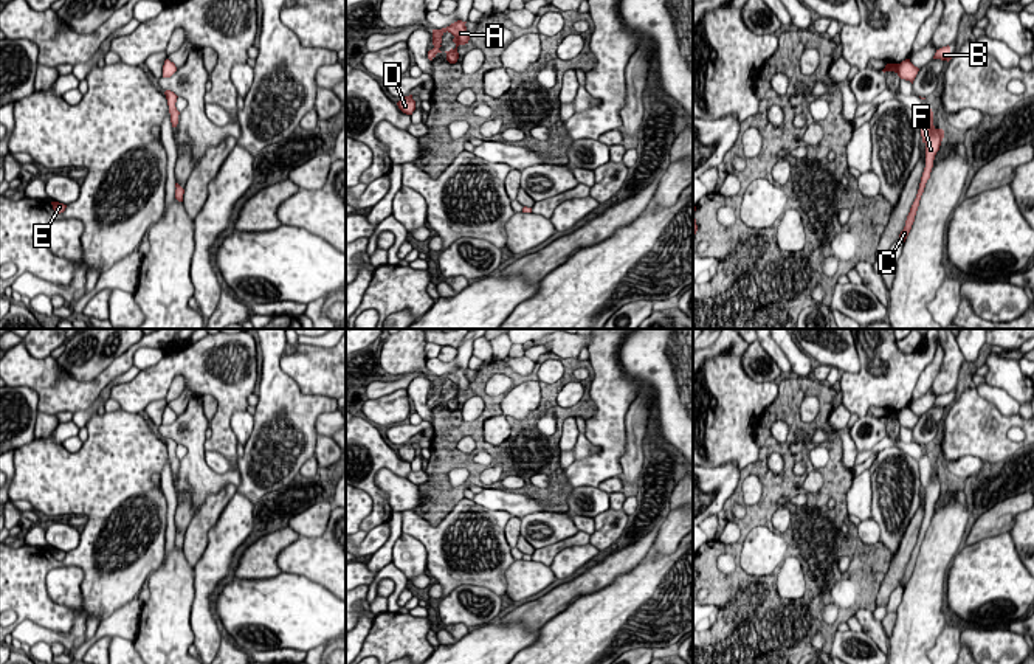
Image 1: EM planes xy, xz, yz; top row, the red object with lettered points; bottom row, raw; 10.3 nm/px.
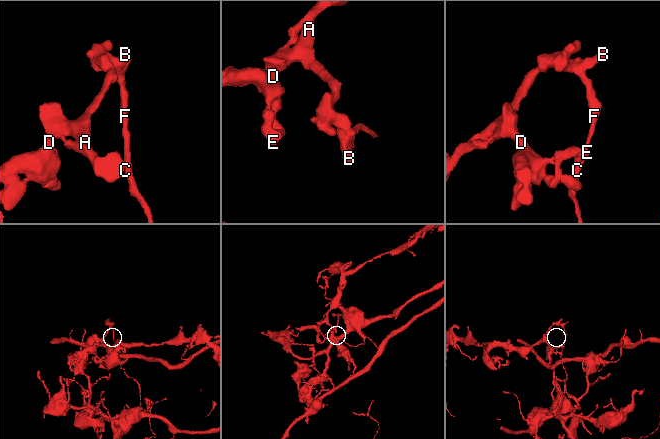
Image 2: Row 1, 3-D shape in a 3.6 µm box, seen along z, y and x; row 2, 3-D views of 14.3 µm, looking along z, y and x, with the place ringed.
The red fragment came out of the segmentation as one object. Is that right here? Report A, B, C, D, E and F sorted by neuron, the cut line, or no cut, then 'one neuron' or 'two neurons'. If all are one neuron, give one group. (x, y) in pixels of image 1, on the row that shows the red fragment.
groups A B D E F / C; cut yz (918, 190), (921, 193); two neurons

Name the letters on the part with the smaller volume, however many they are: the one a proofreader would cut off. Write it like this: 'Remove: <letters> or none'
Remove: A, B, D, E, F

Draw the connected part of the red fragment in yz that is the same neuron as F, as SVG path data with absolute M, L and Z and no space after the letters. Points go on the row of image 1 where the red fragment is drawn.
M924 105L919 112L921 137L925 144L925 168L921 177L919 191L924 192L925 183L930 178L933 160L939 150L944 138L944 130L933 126L933 112L929 105Z

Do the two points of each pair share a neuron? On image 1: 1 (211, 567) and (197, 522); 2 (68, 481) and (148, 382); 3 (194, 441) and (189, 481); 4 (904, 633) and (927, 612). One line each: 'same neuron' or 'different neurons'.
1: different neurons
2: different neurons
3: same neuron
4: same neuron

